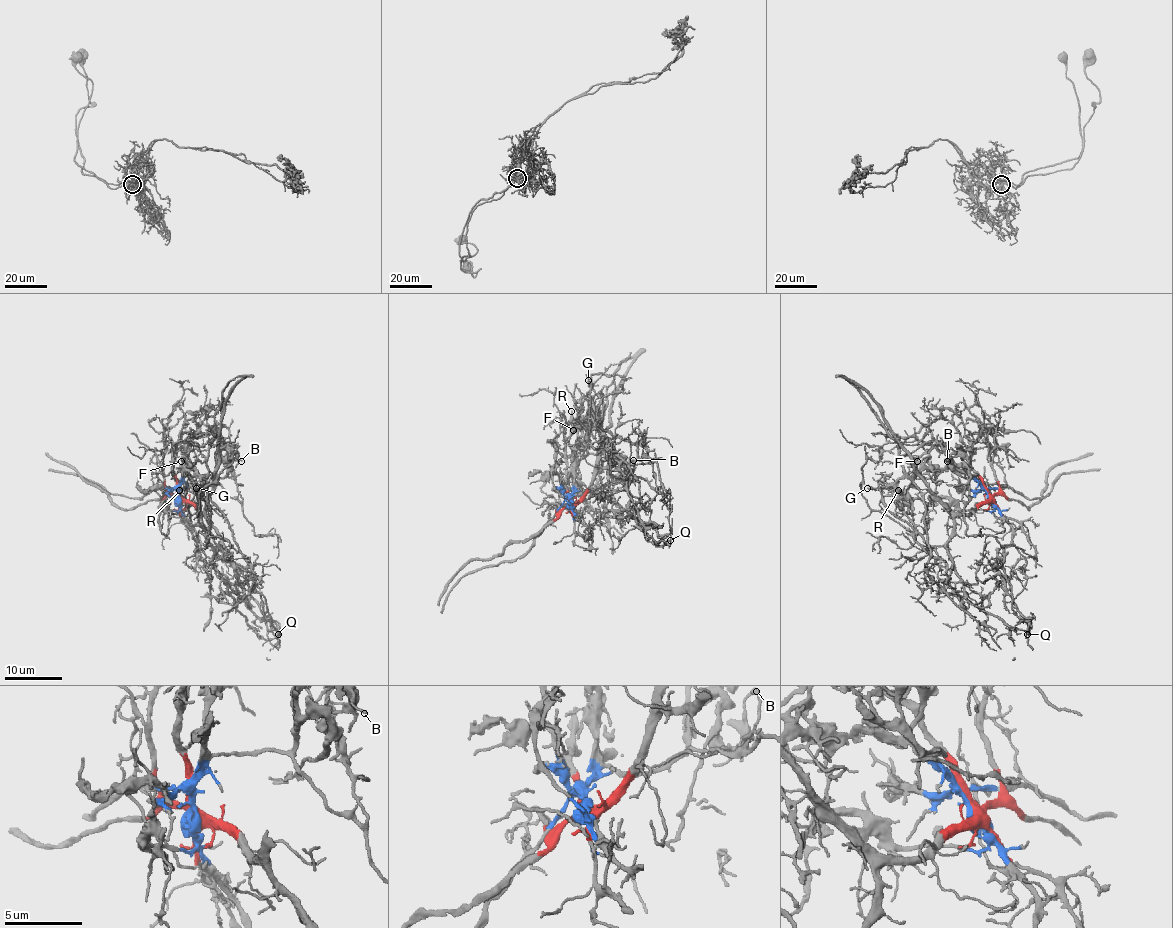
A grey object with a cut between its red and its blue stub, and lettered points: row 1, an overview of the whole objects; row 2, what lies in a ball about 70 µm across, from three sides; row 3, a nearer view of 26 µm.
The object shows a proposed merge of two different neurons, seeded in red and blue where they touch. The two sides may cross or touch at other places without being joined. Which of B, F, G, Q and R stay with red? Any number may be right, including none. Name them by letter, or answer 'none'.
none

